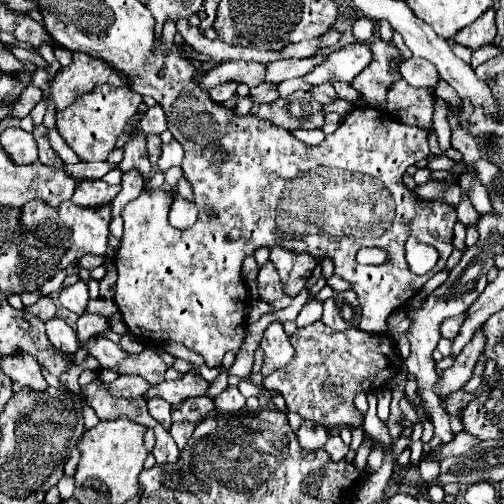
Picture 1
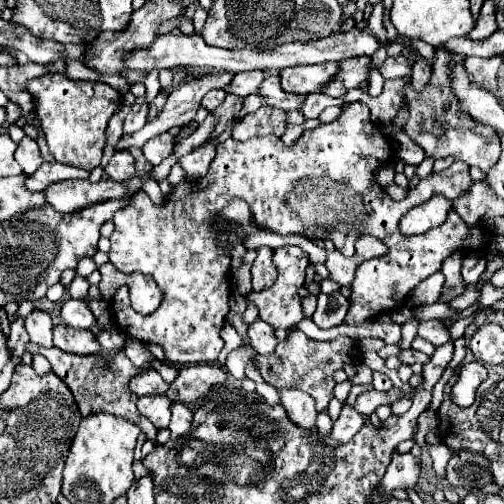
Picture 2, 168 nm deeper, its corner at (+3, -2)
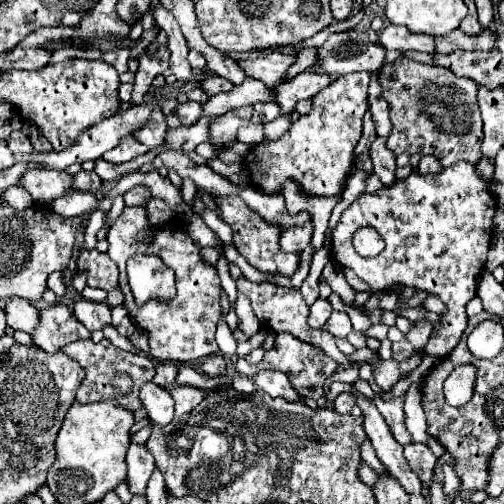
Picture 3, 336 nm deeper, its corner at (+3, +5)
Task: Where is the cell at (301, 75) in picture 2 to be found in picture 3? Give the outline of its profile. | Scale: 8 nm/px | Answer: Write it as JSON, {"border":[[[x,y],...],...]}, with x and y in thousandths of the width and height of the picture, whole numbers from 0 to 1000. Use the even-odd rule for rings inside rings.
{"border":[[[542,103],[534,111],[510,115],[510,119],[474,119],[474,131],[490,143],[490,151],[518,159],[530,171],[554,171],[565,159],[569,139],[585,127],[589,111]]]}

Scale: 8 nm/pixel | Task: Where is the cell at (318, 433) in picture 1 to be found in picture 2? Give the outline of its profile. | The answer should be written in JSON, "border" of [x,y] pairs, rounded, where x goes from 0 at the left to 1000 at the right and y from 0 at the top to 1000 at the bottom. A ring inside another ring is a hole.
{"border":[[[554,772],[554,796],[581,839],[593,847],[625,847],[629,812],[617,784],[605,784],[593,772]]]}

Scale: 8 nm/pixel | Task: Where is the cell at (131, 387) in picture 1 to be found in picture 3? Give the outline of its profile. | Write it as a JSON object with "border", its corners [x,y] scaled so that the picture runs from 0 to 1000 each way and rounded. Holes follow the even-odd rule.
{"border":[[[315,722],[304,758],[312,766],[323,766],[323,770],[339,774],[343,762],[347,762],[347,746],[351,746],[351,726],[347,722]]]}

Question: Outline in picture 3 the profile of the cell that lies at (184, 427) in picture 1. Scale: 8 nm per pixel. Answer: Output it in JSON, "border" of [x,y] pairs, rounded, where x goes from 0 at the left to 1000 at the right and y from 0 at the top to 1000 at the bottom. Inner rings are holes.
{"border":[[[347,766],[339,774],[339,786],[347,794],[347,825],[359,829],[371,825],[407,790],[407,778],[383,766]]]}

